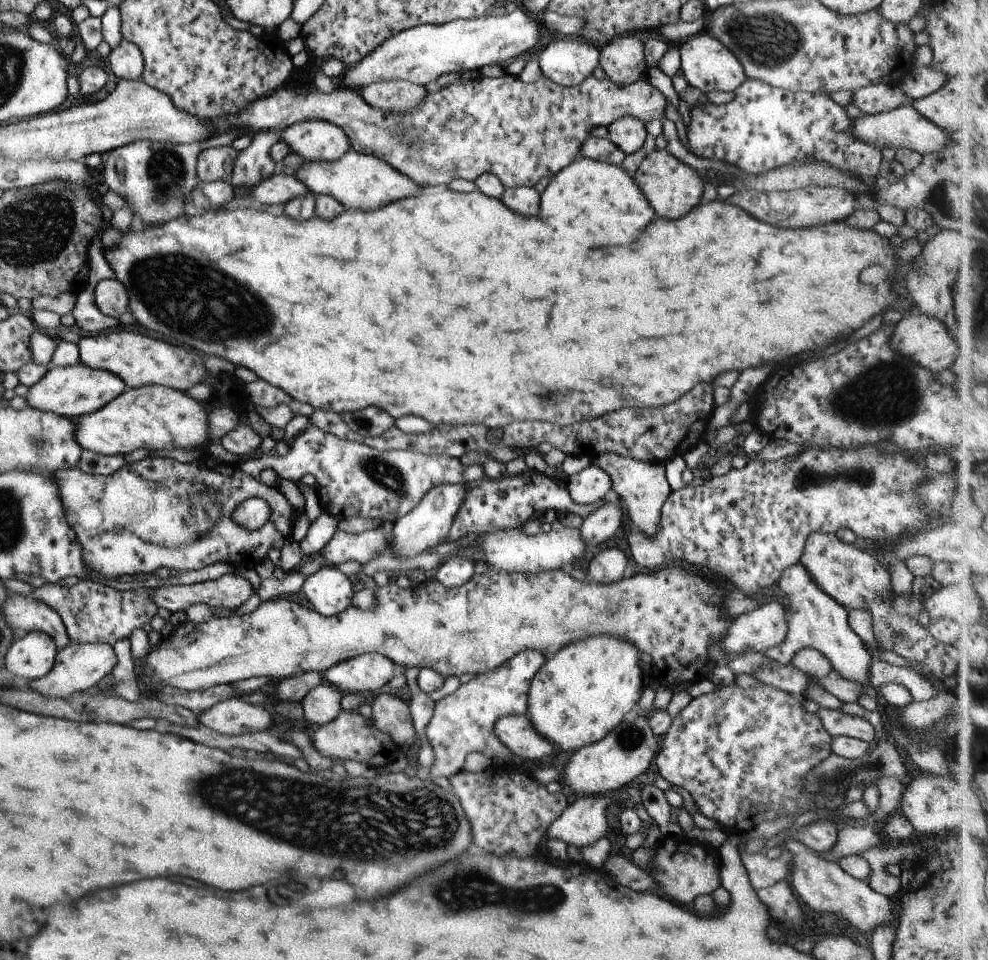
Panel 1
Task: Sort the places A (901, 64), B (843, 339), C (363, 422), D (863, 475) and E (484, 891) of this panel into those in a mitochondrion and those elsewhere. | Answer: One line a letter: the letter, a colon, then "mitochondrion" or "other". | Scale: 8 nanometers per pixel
A: other
B: other
C: mitochondrion
D: mitochondrion
E: mitochondrion

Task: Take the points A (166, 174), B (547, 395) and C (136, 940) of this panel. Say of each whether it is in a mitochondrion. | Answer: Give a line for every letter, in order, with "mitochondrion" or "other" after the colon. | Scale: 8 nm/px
A: mitochondrion
B: mitochondrion
C: other

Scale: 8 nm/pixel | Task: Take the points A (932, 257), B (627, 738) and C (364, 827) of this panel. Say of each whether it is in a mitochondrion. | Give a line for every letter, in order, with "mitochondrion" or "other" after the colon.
A: other
B: mitochondrion
C: mitochondrion

